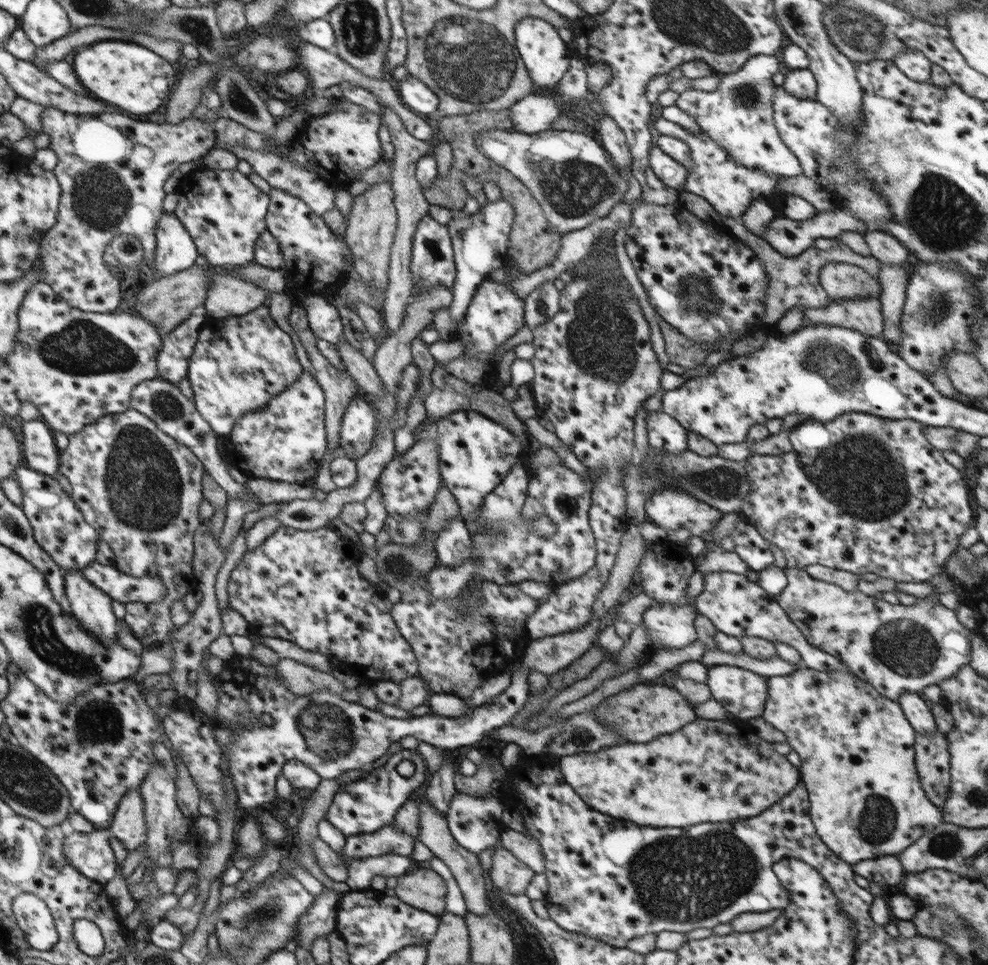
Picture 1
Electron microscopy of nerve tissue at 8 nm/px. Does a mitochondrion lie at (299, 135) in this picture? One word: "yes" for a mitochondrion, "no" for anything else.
no

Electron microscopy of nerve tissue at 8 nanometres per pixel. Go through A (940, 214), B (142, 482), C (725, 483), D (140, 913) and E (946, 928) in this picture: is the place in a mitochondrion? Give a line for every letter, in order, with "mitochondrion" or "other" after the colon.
A: mitochondrion
B: mitochondrion
C: mitochondrion
D: other
E: mitochondrion

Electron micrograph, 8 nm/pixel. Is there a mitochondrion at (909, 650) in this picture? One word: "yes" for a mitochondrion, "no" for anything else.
yes

